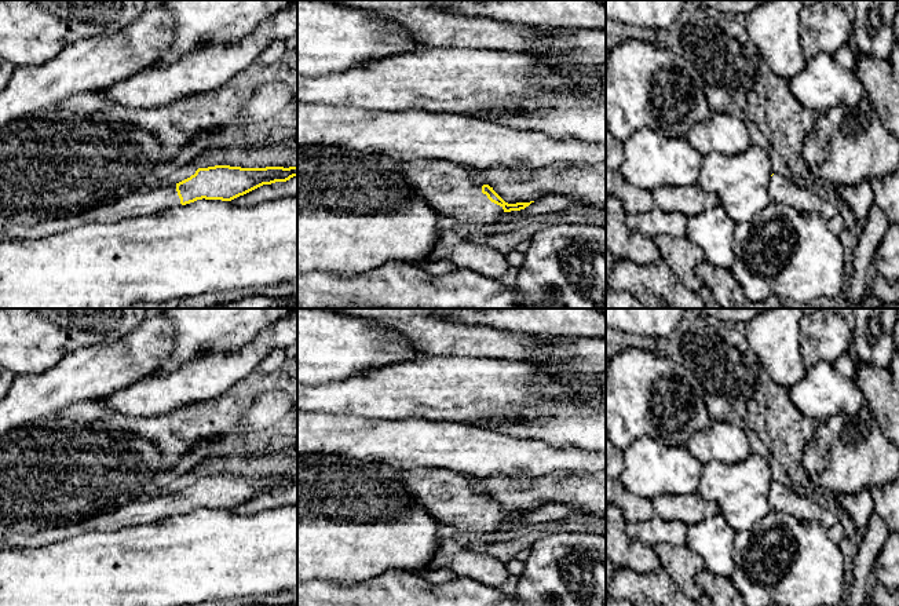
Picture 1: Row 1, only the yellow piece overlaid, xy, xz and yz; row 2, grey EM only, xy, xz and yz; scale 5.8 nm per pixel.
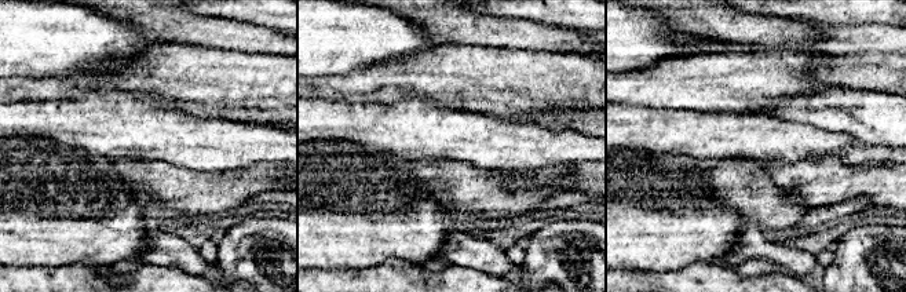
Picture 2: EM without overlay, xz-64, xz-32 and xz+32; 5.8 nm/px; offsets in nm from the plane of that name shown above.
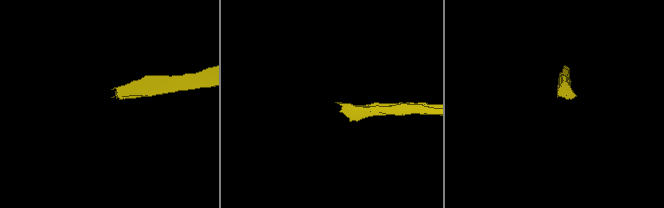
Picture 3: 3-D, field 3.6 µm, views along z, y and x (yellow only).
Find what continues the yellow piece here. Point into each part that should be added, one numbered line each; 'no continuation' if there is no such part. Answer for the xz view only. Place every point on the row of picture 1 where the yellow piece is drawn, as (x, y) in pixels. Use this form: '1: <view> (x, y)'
1: xz (448, 187)

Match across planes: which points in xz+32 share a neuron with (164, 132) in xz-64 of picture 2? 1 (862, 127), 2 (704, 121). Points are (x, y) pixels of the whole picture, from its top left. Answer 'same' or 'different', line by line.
1: different
2: same

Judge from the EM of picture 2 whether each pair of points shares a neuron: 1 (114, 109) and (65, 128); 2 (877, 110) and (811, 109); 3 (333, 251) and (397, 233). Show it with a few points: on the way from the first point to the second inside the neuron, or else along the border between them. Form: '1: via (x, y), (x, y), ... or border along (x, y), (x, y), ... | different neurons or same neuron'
1: via (102, 121), (77, 123) | same neuron
2: via (861, 110), (828, 109) | same neuron
3: via (349, 236), (351, 233), (382, 233) | same neuron

